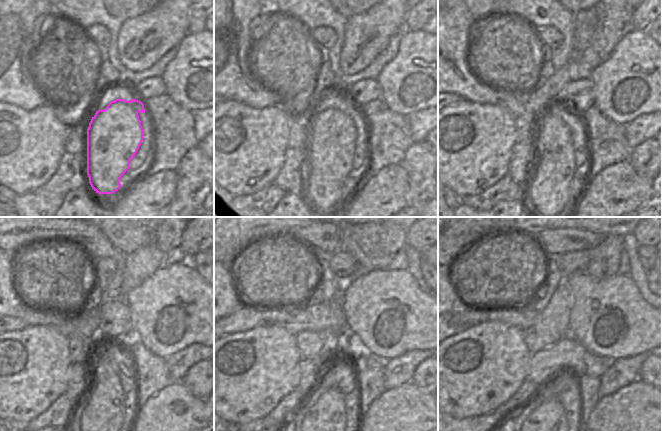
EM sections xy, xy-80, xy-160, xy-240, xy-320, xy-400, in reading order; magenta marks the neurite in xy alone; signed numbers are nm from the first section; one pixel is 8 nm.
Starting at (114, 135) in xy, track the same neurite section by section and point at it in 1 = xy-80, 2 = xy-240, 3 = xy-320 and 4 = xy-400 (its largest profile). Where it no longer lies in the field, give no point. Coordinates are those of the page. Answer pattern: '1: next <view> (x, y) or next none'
1: next xy-80 (331, 153)
2: next xy-240 (102, 409)
3: next xy-320 (325, 420)
4: next xy-400 (549, 420)

